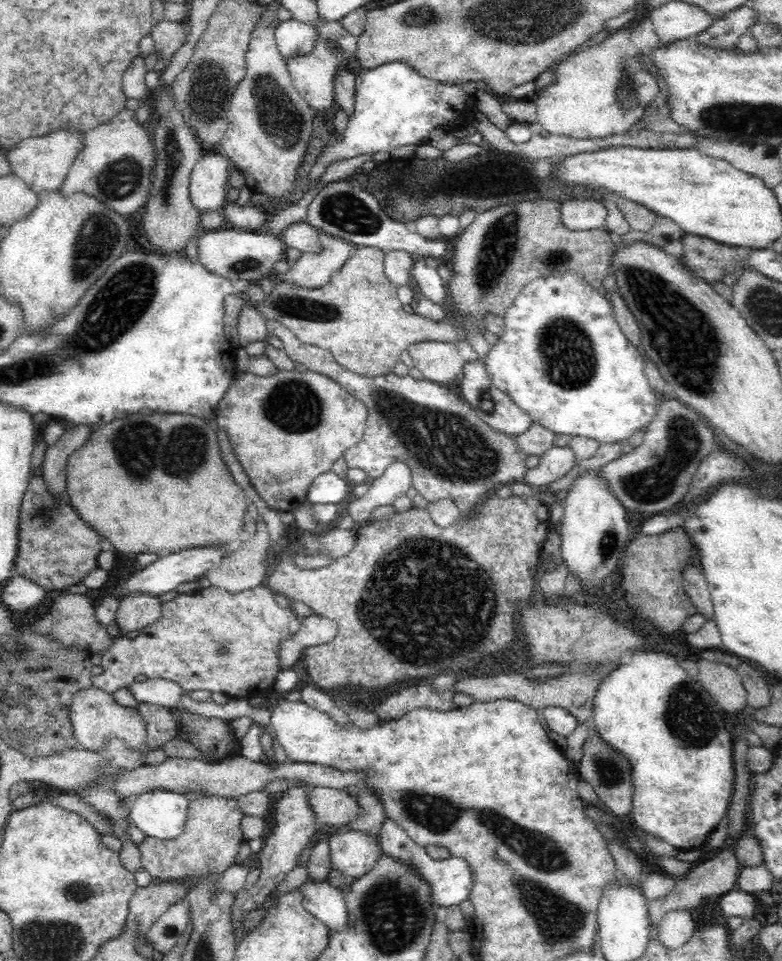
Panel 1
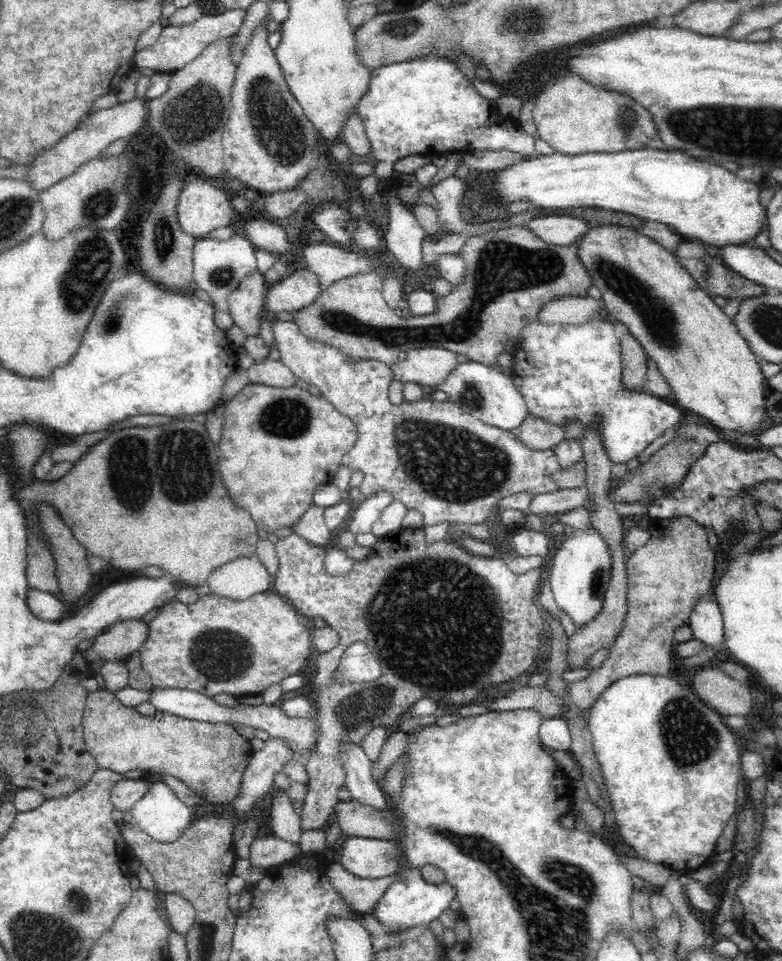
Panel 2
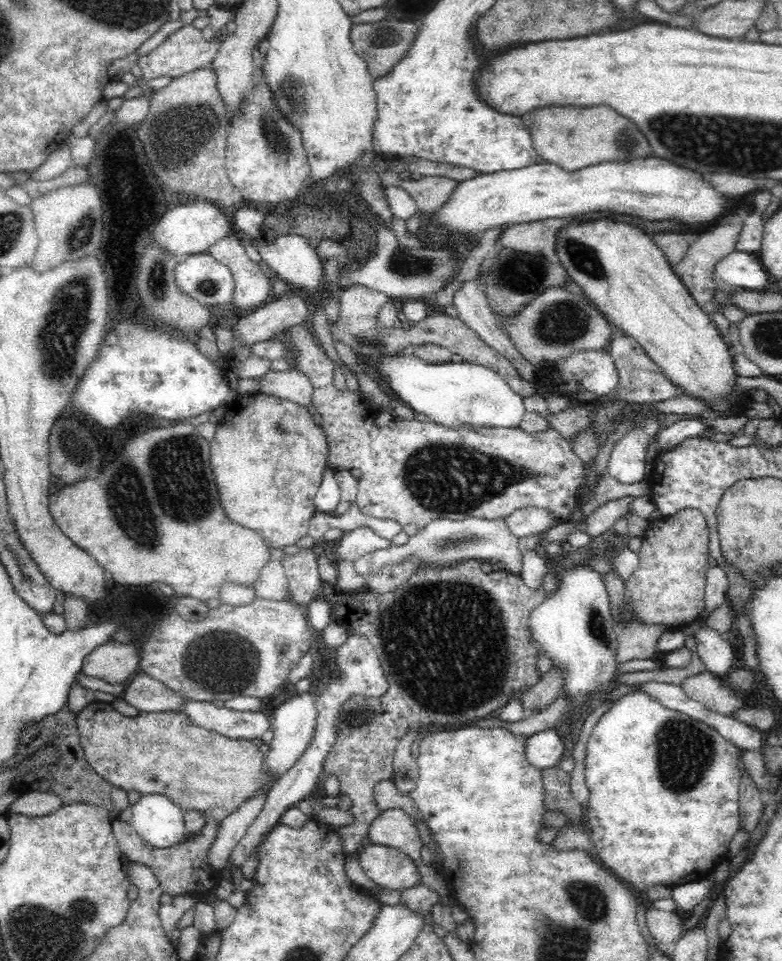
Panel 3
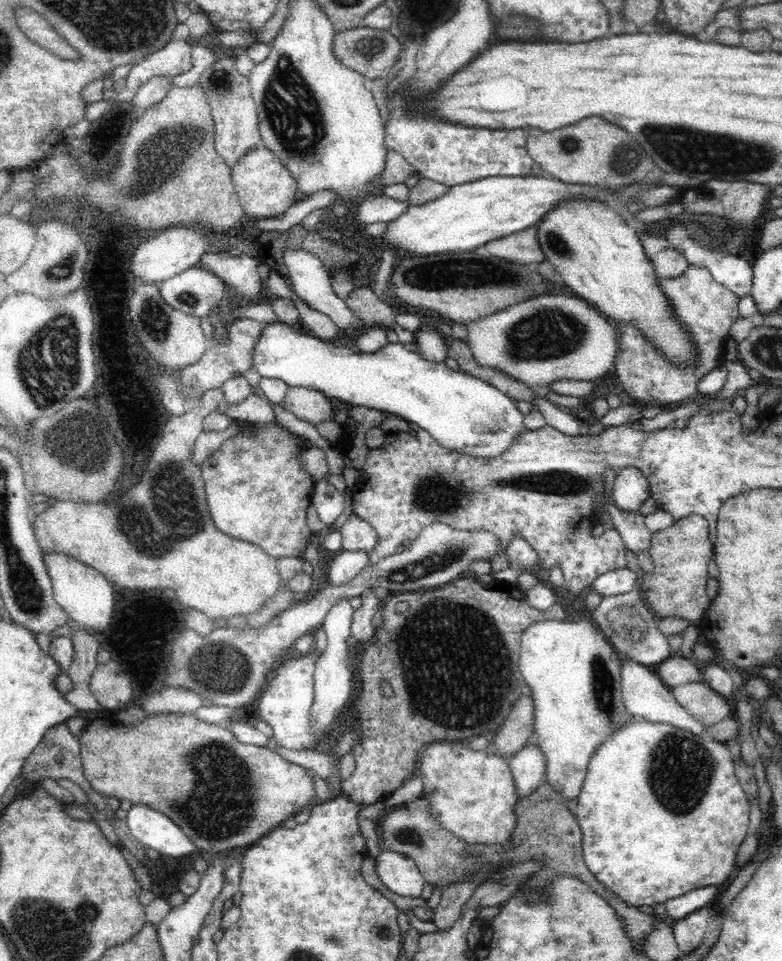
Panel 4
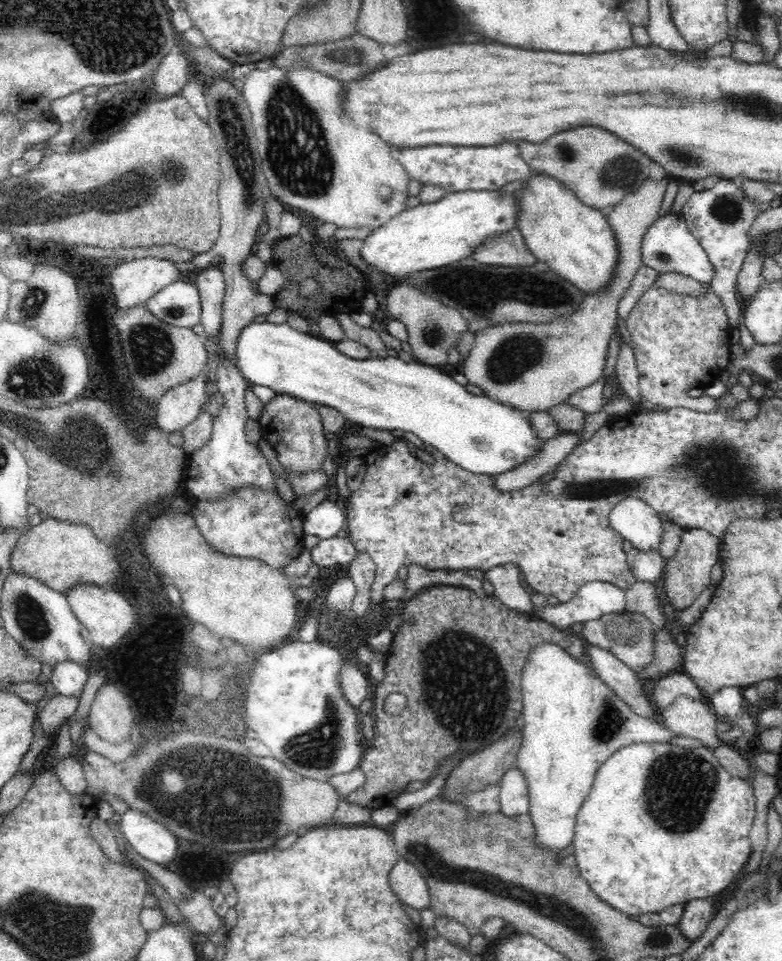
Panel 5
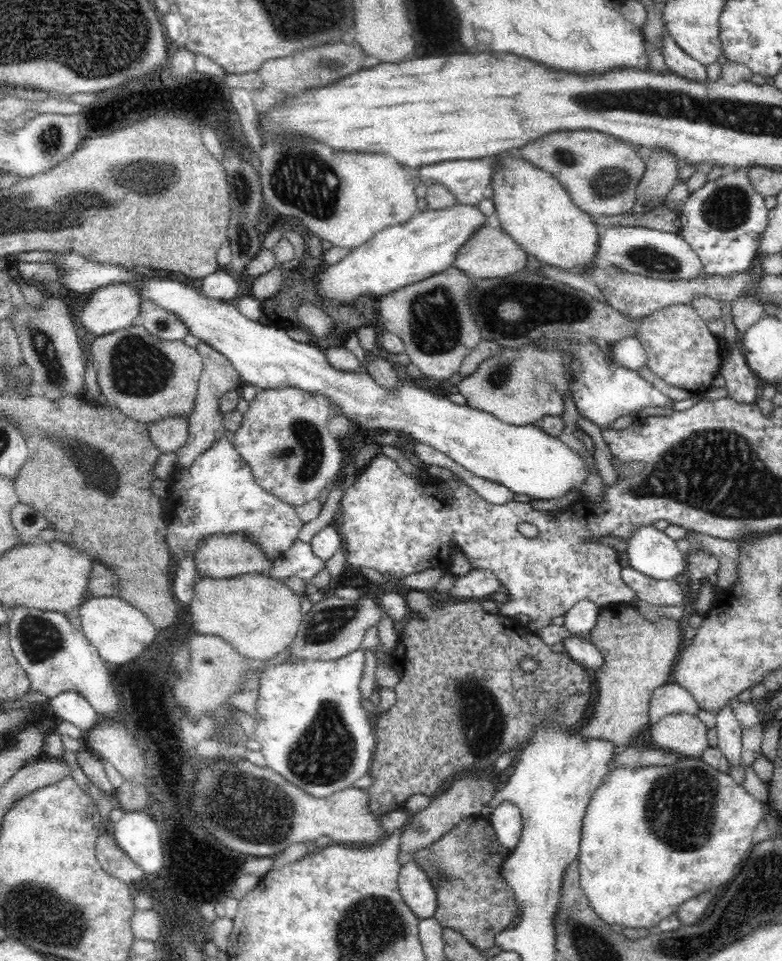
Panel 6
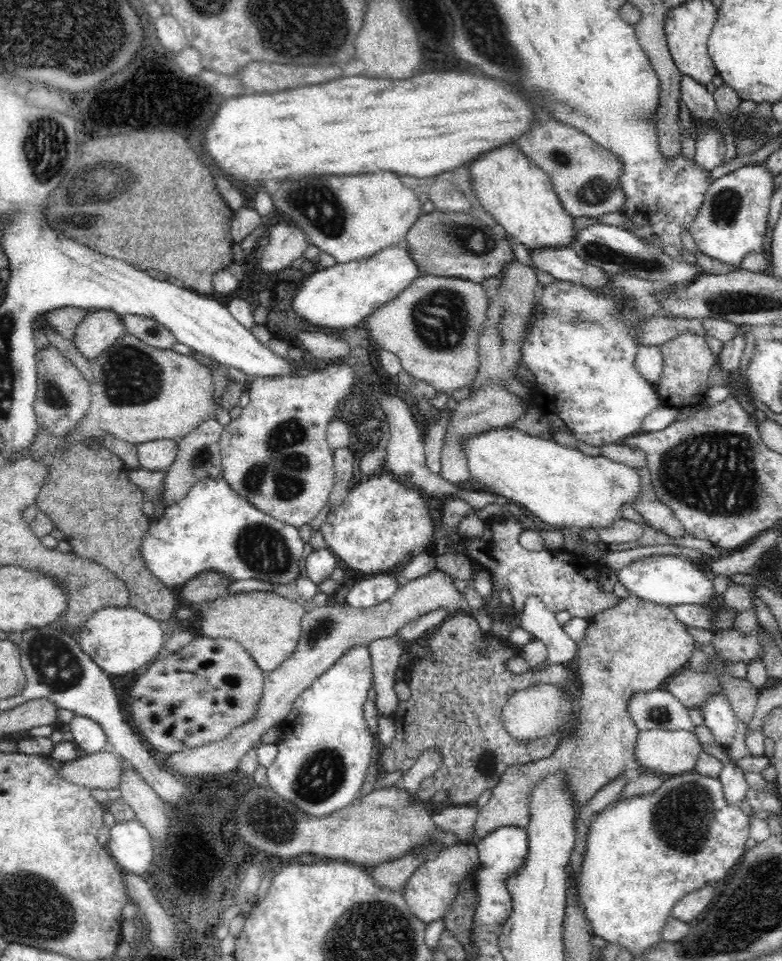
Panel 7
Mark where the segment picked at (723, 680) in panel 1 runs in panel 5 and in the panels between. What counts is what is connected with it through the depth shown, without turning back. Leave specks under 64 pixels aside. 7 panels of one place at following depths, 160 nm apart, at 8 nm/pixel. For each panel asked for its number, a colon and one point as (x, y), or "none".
2: (727, 696)
3: (703, 687)
4: (703, 704)
5: (685, 717)

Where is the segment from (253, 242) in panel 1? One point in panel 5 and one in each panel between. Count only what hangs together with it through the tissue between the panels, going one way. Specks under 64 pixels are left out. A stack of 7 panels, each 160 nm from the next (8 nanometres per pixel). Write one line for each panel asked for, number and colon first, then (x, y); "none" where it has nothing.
2: (218, 267)
3: (202, 277)
4: (195, 292)
5: (178, 304)

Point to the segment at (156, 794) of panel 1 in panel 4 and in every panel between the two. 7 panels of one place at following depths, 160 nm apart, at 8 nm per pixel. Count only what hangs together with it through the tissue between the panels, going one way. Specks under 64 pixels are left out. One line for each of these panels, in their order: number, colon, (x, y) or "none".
2: (160, 814)
3: (159, 822)
4: (158, 834)

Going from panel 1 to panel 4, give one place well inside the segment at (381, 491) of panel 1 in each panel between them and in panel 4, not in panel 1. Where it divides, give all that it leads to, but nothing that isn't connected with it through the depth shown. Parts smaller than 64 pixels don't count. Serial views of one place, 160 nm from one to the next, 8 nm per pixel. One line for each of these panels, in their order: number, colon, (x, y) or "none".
2: (363, 516)
3: (361, 541)
4: (346, 566)

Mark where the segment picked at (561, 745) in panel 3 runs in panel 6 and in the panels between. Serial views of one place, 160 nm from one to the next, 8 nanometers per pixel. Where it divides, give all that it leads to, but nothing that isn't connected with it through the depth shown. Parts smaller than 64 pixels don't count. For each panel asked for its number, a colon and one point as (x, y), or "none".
4: (528, 766)
5: (513, 798)
6: (506, 820)

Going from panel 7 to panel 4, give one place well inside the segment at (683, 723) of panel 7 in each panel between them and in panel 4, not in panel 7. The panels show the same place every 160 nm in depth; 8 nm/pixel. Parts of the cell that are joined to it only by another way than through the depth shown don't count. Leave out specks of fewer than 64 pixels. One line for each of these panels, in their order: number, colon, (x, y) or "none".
4: (676, 670)
5: (664, 691)
6: (670, 699)

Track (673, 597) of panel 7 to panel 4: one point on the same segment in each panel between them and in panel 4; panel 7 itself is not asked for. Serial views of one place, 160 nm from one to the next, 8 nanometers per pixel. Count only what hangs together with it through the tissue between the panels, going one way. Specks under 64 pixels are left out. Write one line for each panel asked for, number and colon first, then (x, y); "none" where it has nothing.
4: (631, 490)
5: (638, 523)
6: (652, 553)

